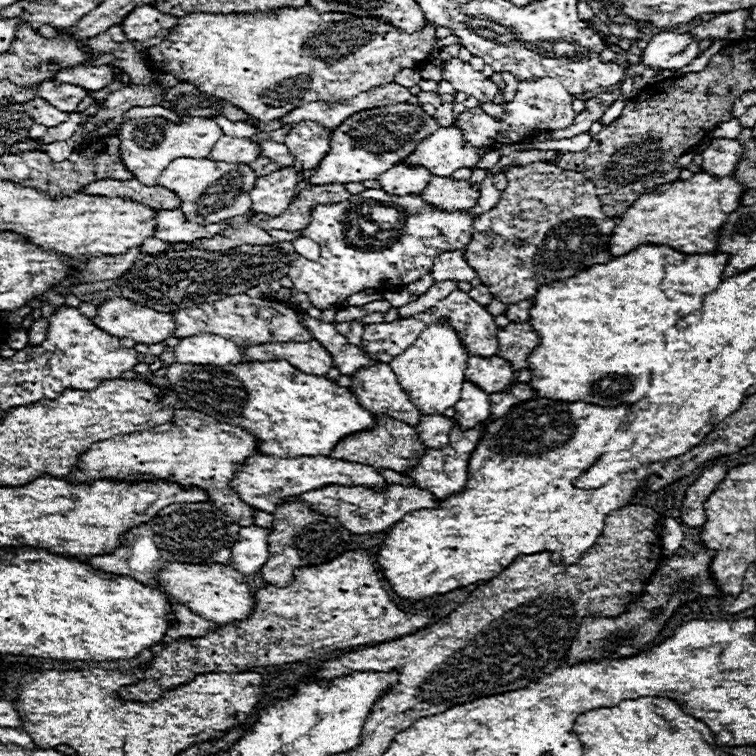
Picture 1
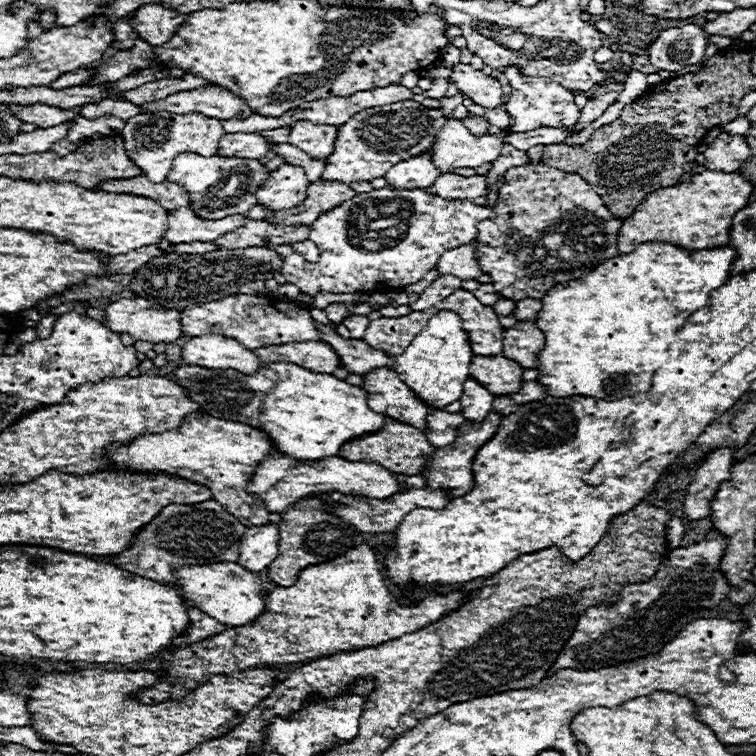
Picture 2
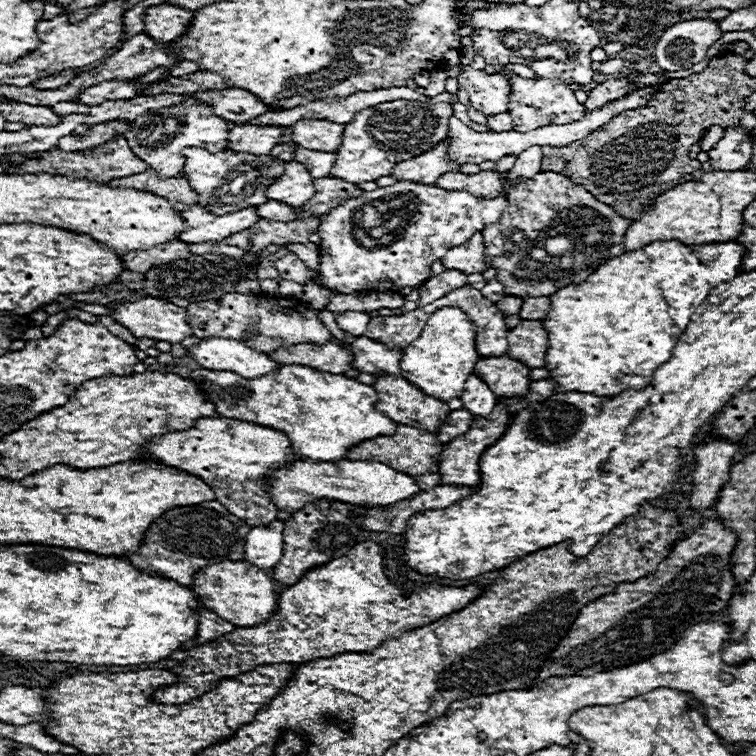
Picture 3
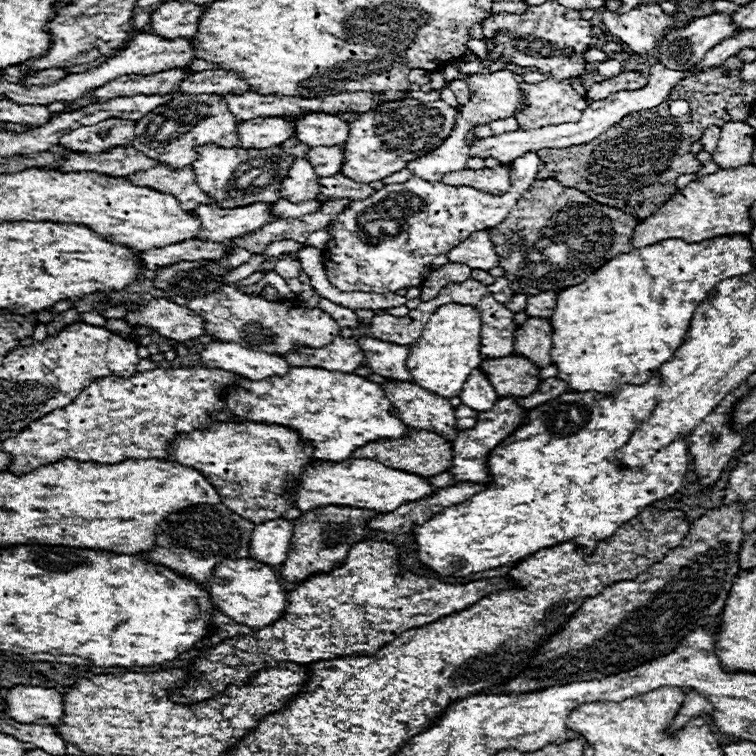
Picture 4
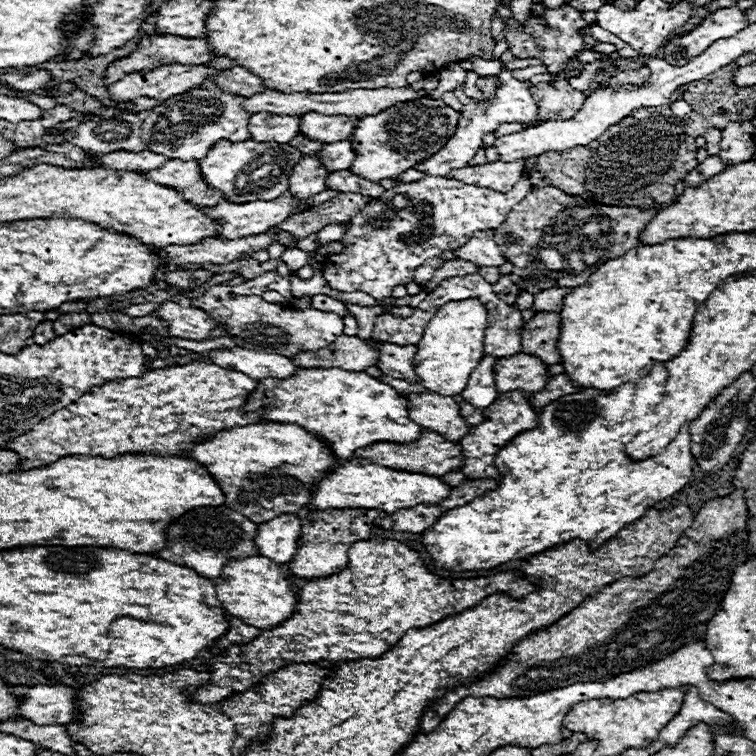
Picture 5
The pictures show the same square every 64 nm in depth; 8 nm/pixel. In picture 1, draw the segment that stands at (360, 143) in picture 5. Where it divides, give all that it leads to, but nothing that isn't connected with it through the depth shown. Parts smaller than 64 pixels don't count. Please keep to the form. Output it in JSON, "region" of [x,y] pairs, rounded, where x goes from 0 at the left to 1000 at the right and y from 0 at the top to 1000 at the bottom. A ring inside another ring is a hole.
{"region":[[[524,138],[508,140],[505,146],[479,146],[452,167],[442,169],[437,177],[437,198],[431,209],[418,220],[413,235],[407,238],[413,246],[426,243],[460,243],[460,241],[481,241],[495,238],[500,230],[516,225],[524,214],[545,204],[563,177],[579,172],[579,164],[571,153],[566,153],[550,138]]]}

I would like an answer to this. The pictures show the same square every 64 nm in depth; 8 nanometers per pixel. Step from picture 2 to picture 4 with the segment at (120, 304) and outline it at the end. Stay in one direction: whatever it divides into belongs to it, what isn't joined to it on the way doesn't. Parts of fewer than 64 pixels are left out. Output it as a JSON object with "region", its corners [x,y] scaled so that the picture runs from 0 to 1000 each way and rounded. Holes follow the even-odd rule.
{"region":[[[217,394],[198,397],[183,405],[183,410],[169,413],[164,418],[164,426],[175,434],[193,431],[214,447],[233,452],[246,452],[270,444],[270,426],[267,421],[262,421],[262,415],[257,415],[246,405],[235,405]]]}

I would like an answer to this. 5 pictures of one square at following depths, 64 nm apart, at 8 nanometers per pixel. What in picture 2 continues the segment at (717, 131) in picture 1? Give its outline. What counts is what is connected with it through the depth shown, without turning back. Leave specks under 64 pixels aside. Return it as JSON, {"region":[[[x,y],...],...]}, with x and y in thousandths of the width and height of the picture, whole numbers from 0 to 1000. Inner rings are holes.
{"region":[[[976,153],[971,161],[963,161],[960,167],[955,167],[955,175],[966,175],[966,177],[984,177],[987,169],[992,169],[992,161],[984,153]]]}

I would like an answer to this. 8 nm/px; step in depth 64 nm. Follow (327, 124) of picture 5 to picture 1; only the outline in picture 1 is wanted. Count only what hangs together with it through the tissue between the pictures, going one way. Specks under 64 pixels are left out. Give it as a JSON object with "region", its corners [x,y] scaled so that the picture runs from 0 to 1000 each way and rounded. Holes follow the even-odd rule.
{"region":[[[397,161],[389,167],[378,180],[378,193],[389,206],[389,222],[397,228],[405,228],[410,222],[418,222],[421,214],[434,204],[437,198],[437,172],[415,164],[415,161]]]}

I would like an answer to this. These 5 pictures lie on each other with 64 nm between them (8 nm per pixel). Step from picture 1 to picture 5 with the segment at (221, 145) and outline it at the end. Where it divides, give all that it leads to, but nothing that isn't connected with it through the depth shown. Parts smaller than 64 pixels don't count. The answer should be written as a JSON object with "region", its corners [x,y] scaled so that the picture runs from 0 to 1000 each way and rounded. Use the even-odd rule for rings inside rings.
{"region":[[[336,151],[328,159],[331,185],[336,188],[368,188],[378,190],[394,177],[397,153],[362,153],[362,151]]]}

